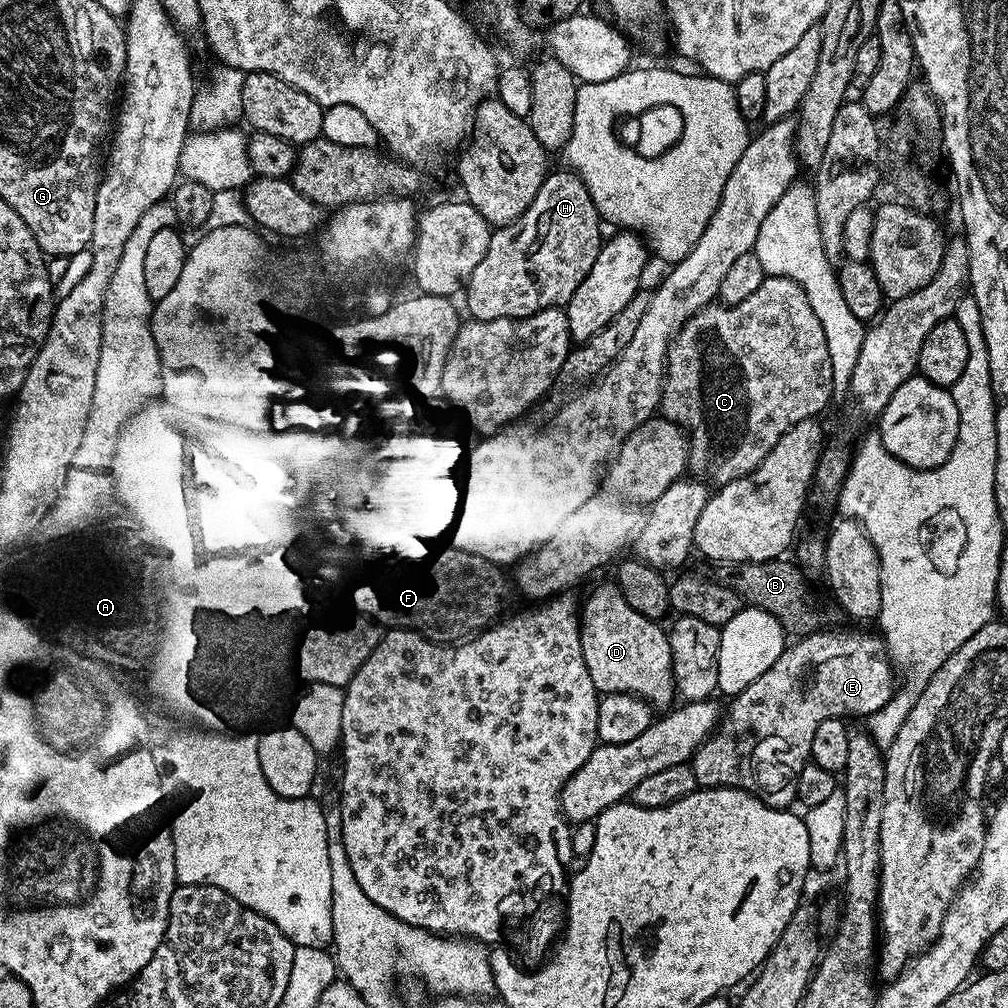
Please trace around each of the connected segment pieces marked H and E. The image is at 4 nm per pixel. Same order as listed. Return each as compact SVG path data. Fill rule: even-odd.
M549 171L542 182L538 194L534 194L534 202L513 224L497 227L492 232L490 242L486 246L486 254L482 254L482 262L474 266L474 274L468 279L468 316L474 320L497 320L498 318L522 318L547 308L560 308L567 305L568 299L578 290L582 278L594 266L594 258L598 258L602 235L600 211L594 206L592 195L580 173Z
M817 630L799 637L797 644L789 643L781 656L774 662L774 666L770 666L770 670L766 670L766 674L762 674L762 678L758 678L755 682L750 682L750 686L746 686L746 690L742 690L738 695L731 697L729 708L726 708L726 715L721 719L717 729L711 736L705 740L703 746L692 755L690 761L697 785L701 788L737 788L743 792L748 792L752 796L757 796L762 802L766 802L766 806L771 808L787 809L788 803L796 800L796 787L798 786L798 774L802 774L802 766L810 763L812 754L812 743L814 742L814 734L818 731L818 726L822 726L822 722L827 720L835 720L837 718L849 718L848 716L861 716L867 718L872 716L878 710L882 710L888 703L892 701L892 697L898 691L898 676L894 671L892 657L888 654L888 645L875 631L872 632L852 632L849 636L843 636L840 632L824 632L825 630Z

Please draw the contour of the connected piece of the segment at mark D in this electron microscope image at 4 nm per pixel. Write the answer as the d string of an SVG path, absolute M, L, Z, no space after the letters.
M615 583L600 584L589 594L588 601L582 604L580 641L586 670L590 670L597 692L630 694L660 710L667 709L673 703L671 700L677 699L668 632L660 627L657 621L638 614L638 610L622 598Z

